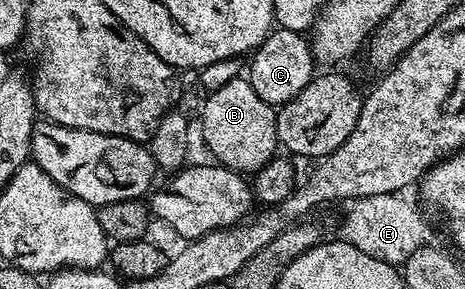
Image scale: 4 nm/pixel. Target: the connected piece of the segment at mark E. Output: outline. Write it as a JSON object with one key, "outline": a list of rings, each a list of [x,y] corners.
{"outline":[[[416,184],[399,187],[399,190],[386,194],[347,199],[341,203],[341,209],[344,209],[346,215],[339,233],[340,238],[353,247],[358,247],[365,255],[371,255],[394,267],[404,266],[410,255],[429,239],[427,225],[418,211],[417,201],[419,202],[419,189]]]}

